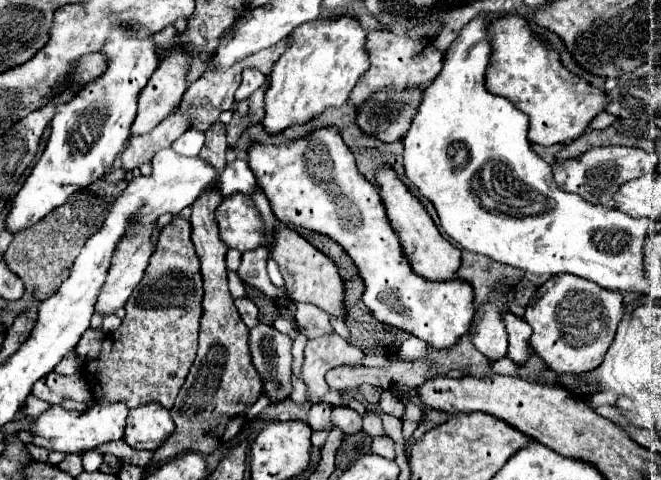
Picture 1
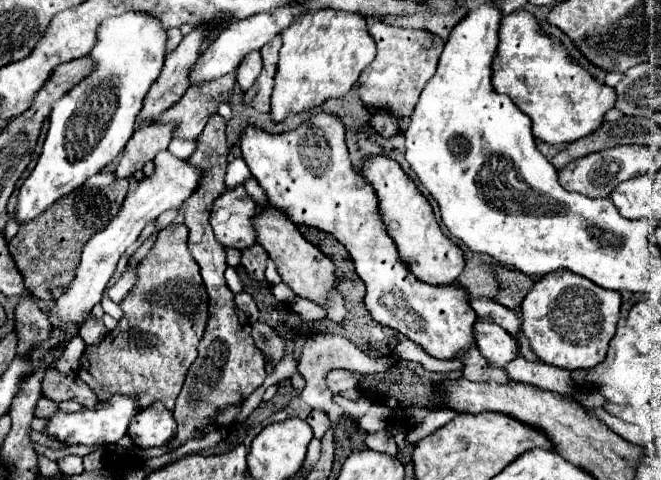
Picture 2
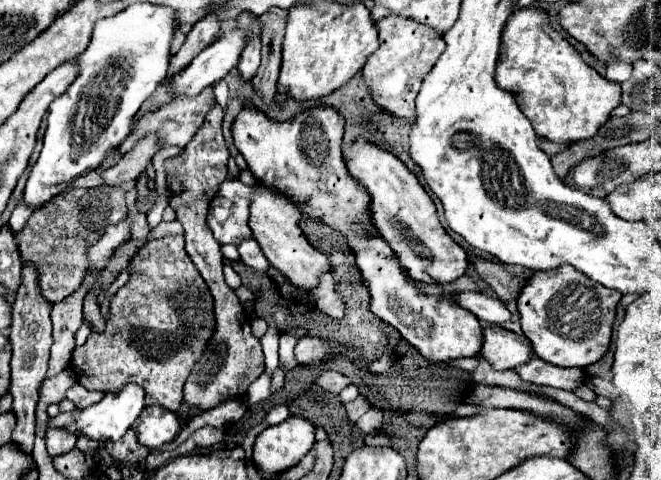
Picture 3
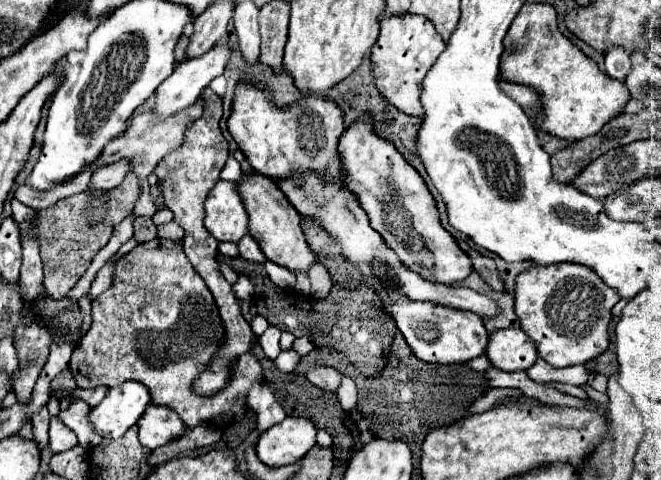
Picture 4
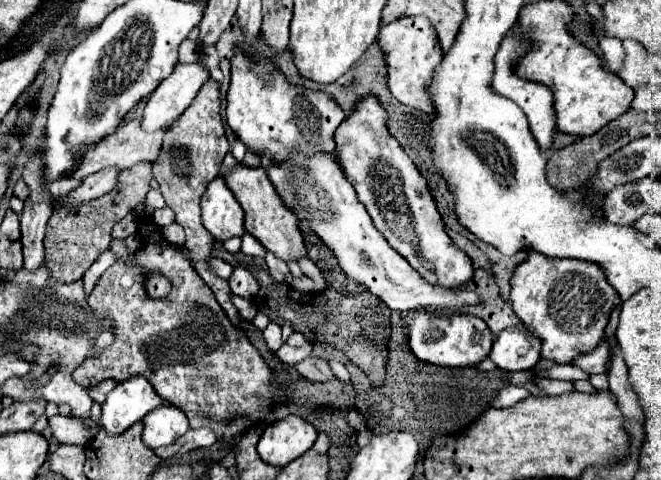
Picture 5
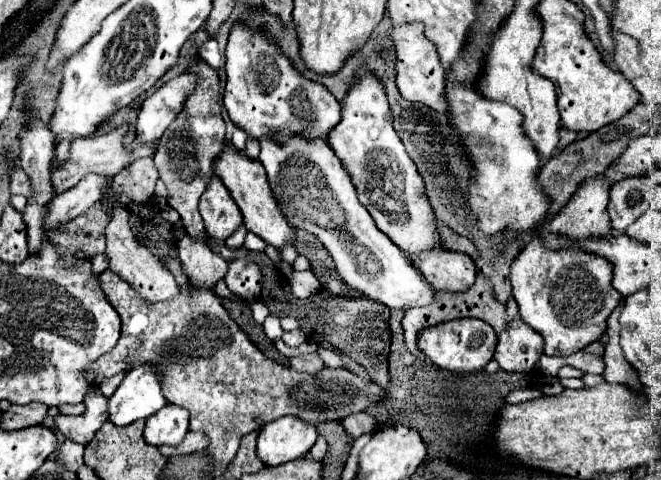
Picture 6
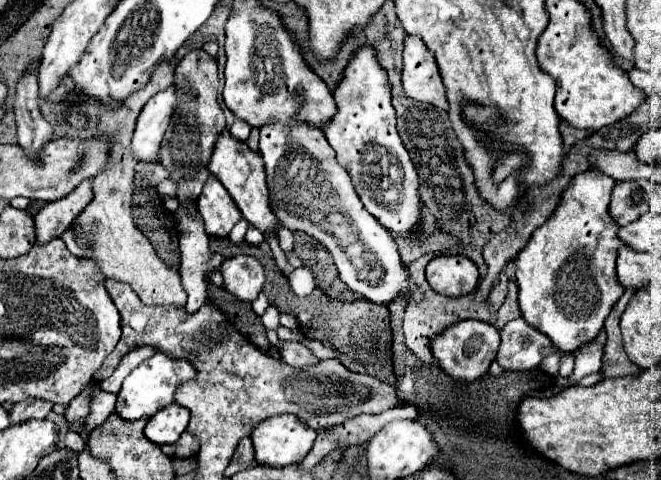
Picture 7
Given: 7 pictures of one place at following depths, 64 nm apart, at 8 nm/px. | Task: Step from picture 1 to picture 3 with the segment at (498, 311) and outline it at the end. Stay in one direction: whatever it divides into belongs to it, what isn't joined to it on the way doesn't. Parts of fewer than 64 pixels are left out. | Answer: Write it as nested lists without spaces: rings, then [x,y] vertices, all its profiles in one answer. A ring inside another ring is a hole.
[[[486,324],[484,342],[480,354],[492,364],[494,370],[512,370],[530,360],[530,342],[524,336],[518,336],[502,326]]]

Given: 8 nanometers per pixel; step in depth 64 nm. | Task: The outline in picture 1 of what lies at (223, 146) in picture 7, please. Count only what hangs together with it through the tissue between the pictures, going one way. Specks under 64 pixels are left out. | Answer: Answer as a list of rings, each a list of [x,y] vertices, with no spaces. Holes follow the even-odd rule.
[[[286,224],[278,226],[278,232],[274,234],[274,244],[270,248],[270,256],[280,266],[280,272],[286,282],[286,296],[292,302],[308,302],[326,310],[330,316],[346,318],[344,280],[338,274],[338,266],[328,256],[316,250],[310,242],[306,242],[300,234],[296,234]]]

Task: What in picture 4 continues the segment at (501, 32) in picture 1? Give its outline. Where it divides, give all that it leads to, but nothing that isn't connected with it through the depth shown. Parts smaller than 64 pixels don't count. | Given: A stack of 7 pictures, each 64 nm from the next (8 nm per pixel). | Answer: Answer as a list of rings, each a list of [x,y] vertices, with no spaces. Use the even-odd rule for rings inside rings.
[[[524,4],[504,36],[498,78],[536,90],[542,100],[536,124],[542,132],[562,140],[582,140],[596,134],[610,118],[618,116],[630,100],[620,80],[602,74],[594,60],[584,56],[558,30],[556,10],[550,4]]]

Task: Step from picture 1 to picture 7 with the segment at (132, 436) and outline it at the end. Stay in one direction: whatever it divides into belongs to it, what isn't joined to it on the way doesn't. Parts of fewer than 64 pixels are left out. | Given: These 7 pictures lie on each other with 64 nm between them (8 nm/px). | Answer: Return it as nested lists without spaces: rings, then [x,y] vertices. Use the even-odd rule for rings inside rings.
[[[168,404],[166,408],[158,410],[154,416],[148,418],[148,424],[144,428],[146,438],[154,444],[174,444],[182,432],[186,430],[190,420],[190,412],[184,406]]]

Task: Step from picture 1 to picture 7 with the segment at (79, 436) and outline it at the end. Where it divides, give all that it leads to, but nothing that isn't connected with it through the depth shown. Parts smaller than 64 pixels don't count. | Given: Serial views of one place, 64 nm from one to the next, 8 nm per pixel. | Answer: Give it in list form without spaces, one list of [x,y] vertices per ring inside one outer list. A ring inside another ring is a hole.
[[[154,354],[152,358],[144,360],[138,368],[134,368],[126,376],[120,392],[116,394],[116,414],[128,422],[144,416],[150,418],[160,408],[172,404],[176,388],[186,380],[192,380],[194,376],[196,376],[196,370],[188,360],[174,360],[174,358],[168,358],[166,354]]]

